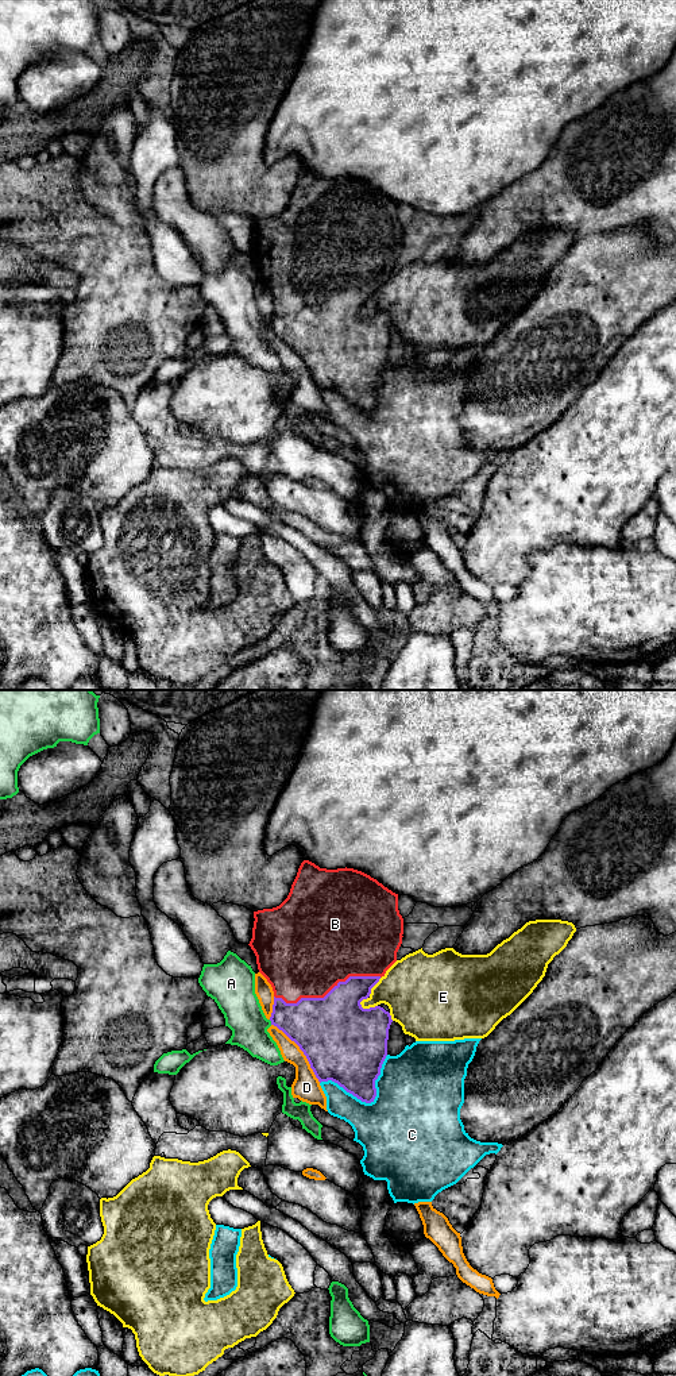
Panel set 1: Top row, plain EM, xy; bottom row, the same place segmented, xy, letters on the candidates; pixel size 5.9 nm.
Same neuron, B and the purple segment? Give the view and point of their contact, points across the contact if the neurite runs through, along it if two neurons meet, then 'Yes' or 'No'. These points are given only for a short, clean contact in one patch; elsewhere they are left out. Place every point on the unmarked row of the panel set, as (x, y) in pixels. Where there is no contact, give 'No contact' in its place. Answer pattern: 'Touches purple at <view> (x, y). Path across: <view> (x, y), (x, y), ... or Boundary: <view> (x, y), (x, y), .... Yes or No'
Touches purple at xy (328, 301). Yes

